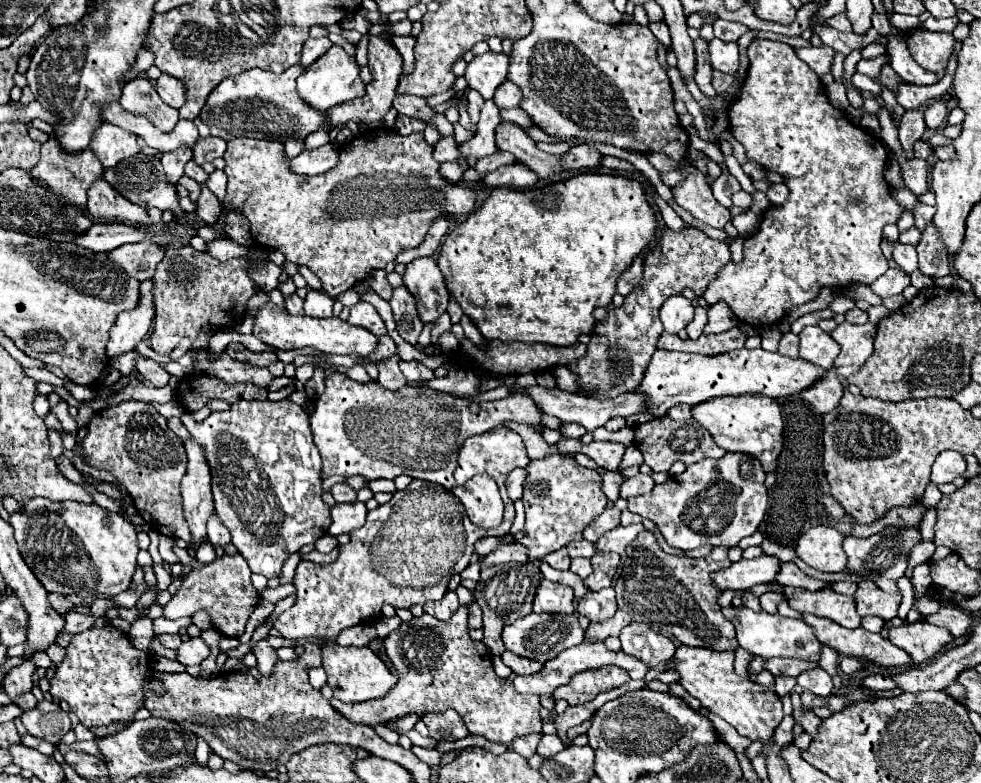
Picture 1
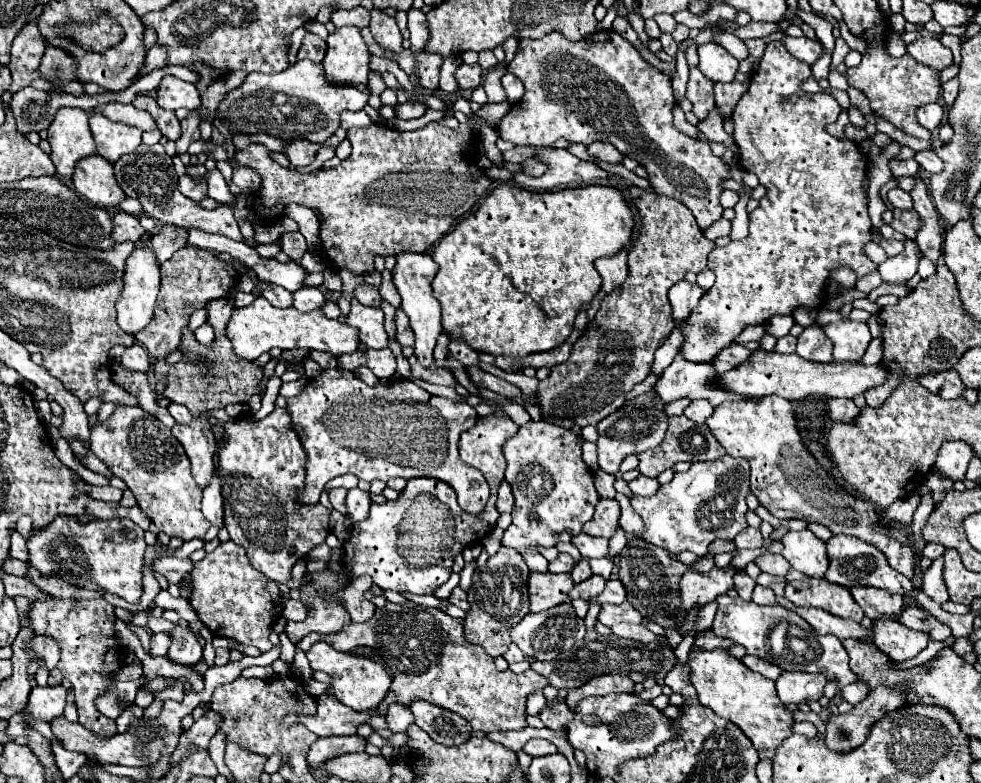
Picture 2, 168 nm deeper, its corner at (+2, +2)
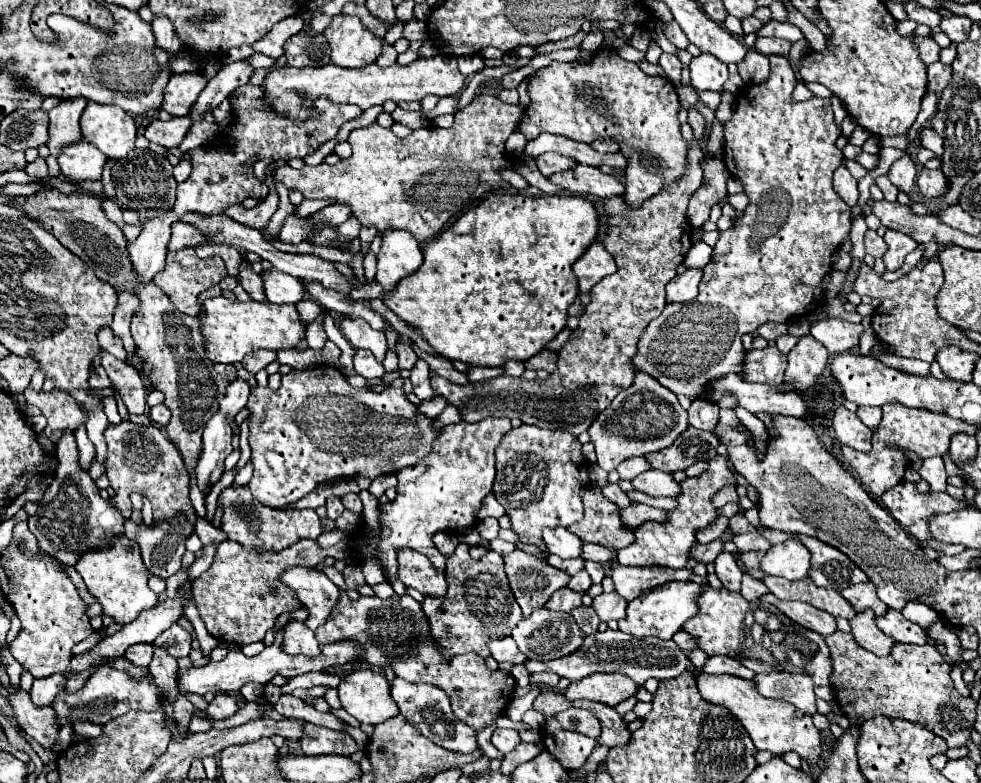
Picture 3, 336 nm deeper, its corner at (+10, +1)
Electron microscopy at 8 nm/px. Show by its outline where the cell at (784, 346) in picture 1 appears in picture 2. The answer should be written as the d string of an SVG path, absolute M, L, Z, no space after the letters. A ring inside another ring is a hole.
M787 334L787 336L783 336L783 338L777 340L775 352L779 352L779 354L789 354L789 352L795 352L795 346L797 346L797 338L791 336L791 334Z

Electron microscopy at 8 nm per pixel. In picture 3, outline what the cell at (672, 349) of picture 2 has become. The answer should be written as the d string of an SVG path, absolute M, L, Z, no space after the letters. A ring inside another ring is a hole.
M637 371L631 387L623 389L613 403L597 415L593 425L589 427L591 443L595 445L597 465L605 471L613 471L621 461L633 455L647 455L651 451L665 449L673 443L673 439L689 427L687 411L679 405L677 395L665 389L657 379Z

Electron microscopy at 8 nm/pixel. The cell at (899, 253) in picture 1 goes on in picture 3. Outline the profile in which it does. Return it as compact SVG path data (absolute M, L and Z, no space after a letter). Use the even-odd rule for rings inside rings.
M867 231L865 233L865 251L869 255L873 255L875 259L881 259L885 253L887 253L887 245L885 245L885 239L879 237L875 231Z

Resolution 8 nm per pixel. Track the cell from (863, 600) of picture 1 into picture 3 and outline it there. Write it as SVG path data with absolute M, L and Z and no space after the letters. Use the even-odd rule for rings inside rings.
M869 581L869 583L861 583L861 585L853 585L853 587L847 587L841 591L841 595L853 605L853 609L857 613L865 611L865 609L873 609L873 613L879 617L879 615L885 615L887 613L887 605L877 597L877 587Z

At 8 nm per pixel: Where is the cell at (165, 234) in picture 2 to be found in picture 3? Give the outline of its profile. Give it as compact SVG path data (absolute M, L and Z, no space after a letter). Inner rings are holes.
M177 221L171 227L171 239L169 239L167 251L179 251L179 249L187 249L187 247L197 247L201 243L205 243L205 237L201 233L197 233L195 227Z

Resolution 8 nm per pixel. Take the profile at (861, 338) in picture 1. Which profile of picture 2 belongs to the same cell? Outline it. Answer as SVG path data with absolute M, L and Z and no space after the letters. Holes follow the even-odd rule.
M853 320L831 322L825 326L825 334L833 342L833 358L837 362L859 362L871 342L867 322Z

